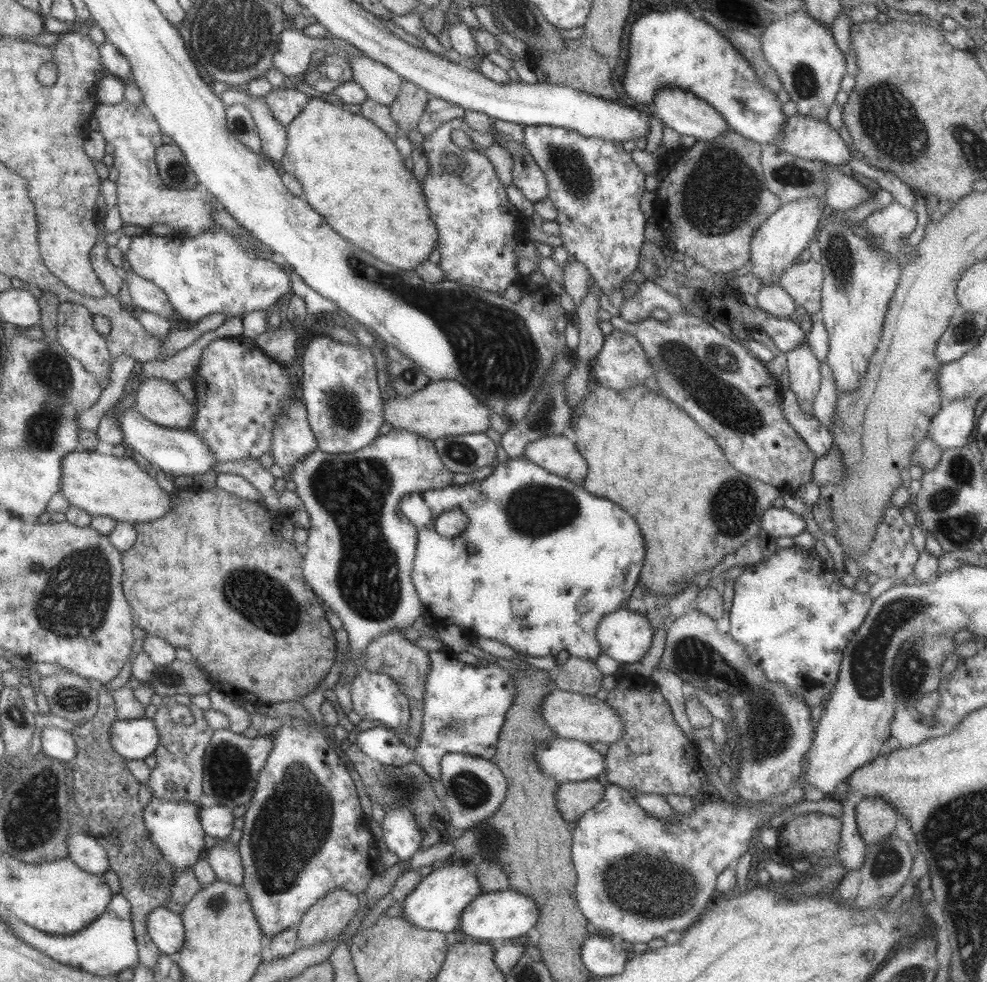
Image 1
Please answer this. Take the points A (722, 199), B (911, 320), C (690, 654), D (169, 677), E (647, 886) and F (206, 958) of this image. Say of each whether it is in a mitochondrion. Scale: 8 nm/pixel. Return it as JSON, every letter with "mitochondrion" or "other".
{"A":"mitochondrion","B":"other","C":"mitochondrion","D":"other","E":"mitochondrion","F":"other"}

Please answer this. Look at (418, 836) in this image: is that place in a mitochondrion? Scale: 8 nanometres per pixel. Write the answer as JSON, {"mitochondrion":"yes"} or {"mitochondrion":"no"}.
{"mitochondrion":"no"}

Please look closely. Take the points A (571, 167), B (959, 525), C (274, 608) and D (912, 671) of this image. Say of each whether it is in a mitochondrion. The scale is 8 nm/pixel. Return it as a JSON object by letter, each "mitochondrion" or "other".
{"A":"mitochondrion","B":"mitochondrion","C":"mitochondrion","D":"mitochondrion"}

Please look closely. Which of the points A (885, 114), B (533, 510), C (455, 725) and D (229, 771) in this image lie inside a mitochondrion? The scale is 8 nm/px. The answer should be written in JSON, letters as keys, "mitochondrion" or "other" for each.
{"A":"mitochondrion","B":"mitochondrion","C":"mitochondrion","D":"mitochondrion"}

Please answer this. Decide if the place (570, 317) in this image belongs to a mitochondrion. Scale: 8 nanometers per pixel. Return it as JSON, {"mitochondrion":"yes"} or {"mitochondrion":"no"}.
{"mitochondrion":"no"}

